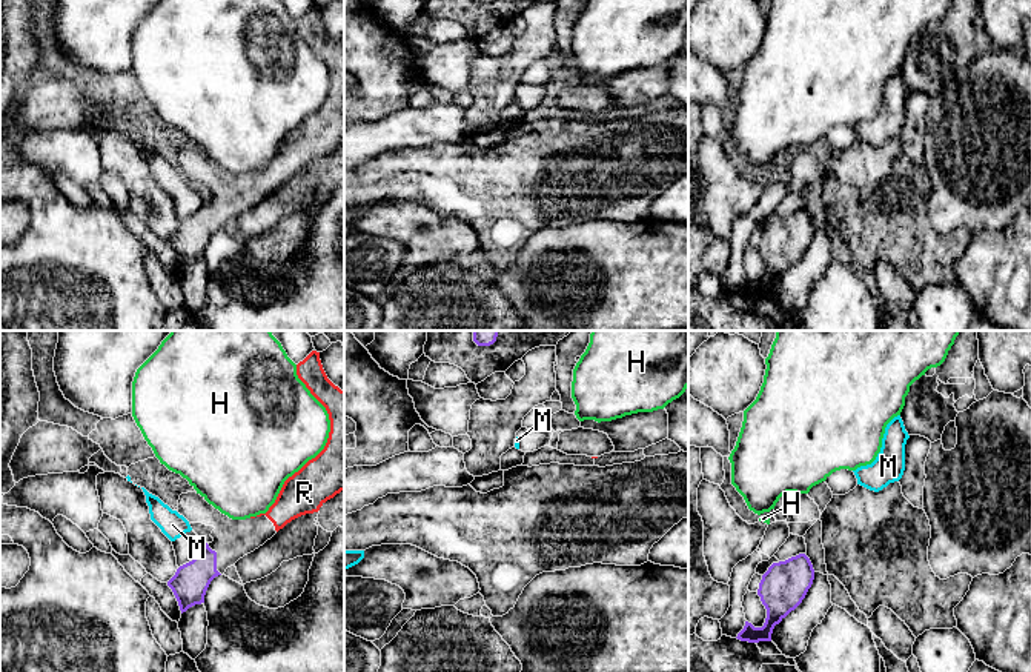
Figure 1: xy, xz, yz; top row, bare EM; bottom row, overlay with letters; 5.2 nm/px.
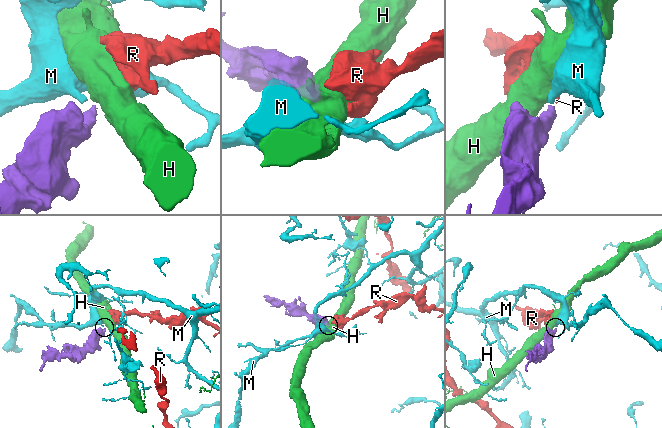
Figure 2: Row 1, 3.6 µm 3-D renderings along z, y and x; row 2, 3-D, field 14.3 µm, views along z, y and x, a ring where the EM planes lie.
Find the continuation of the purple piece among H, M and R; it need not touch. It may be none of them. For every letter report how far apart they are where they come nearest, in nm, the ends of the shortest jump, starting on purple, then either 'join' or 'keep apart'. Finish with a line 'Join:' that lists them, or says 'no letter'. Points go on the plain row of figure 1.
H: 180 nm | xy (206, 199), (222, 168) | keep apart
M: 110 nm | xy (206, 199), (191, 185) | keep apart
R: 260 nm | xy (215, 208), (251, 172) | join
Join: R

